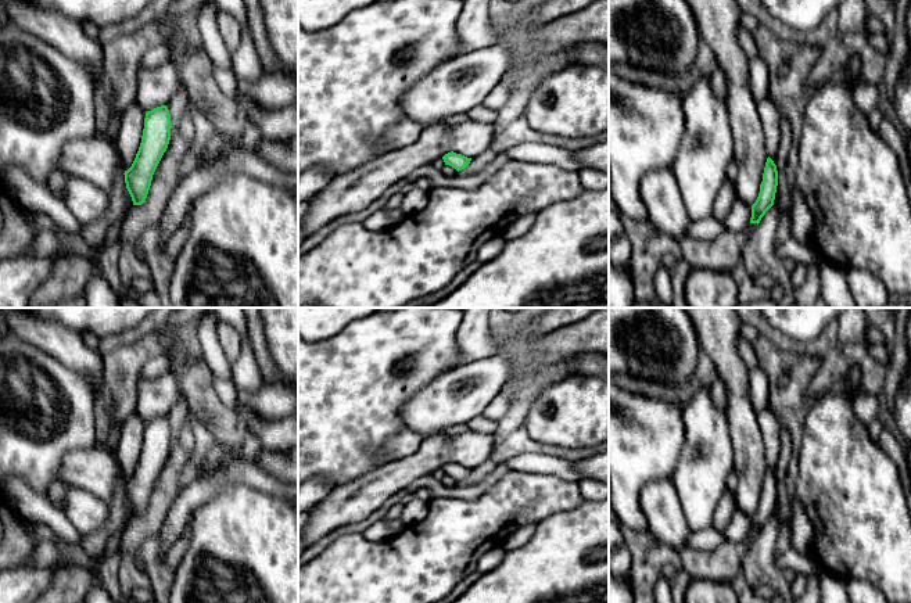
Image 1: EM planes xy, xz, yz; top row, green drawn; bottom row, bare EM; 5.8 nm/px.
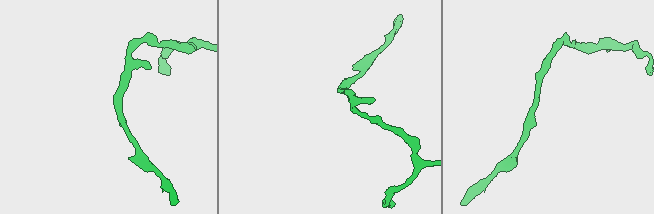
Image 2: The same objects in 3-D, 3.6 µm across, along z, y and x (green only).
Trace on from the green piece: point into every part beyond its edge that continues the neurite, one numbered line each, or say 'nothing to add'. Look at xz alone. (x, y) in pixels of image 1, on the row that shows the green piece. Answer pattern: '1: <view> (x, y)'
nothing to add

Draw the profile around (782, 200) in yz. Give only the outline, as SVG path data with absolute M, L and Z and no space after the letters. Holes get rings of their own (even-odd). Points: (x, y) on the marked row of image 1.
M781 114L781 141L778 148L776 171L778 186L774 200L774 207L779 209L779 213L788 213L792 202L792 193L789 189L789 180L785 175L786 158L792 144L792 126L789 119Z

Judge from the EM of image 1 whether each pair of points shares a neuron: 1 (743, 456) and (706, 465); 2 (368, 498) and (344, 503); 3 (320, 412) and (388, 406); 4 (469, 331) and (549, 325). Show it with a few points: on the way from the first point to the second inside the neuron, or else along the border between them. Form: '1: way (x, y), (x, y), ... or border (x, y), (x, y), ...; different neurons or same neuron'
1: border (728, 426), (734, 469); different neurons
2: way (362, 498), (350, 503); same neuron
3: way (337, 406), (372, 406); same neuron
4: way (488, 338), (515, 338), (530, 327); same neuron

